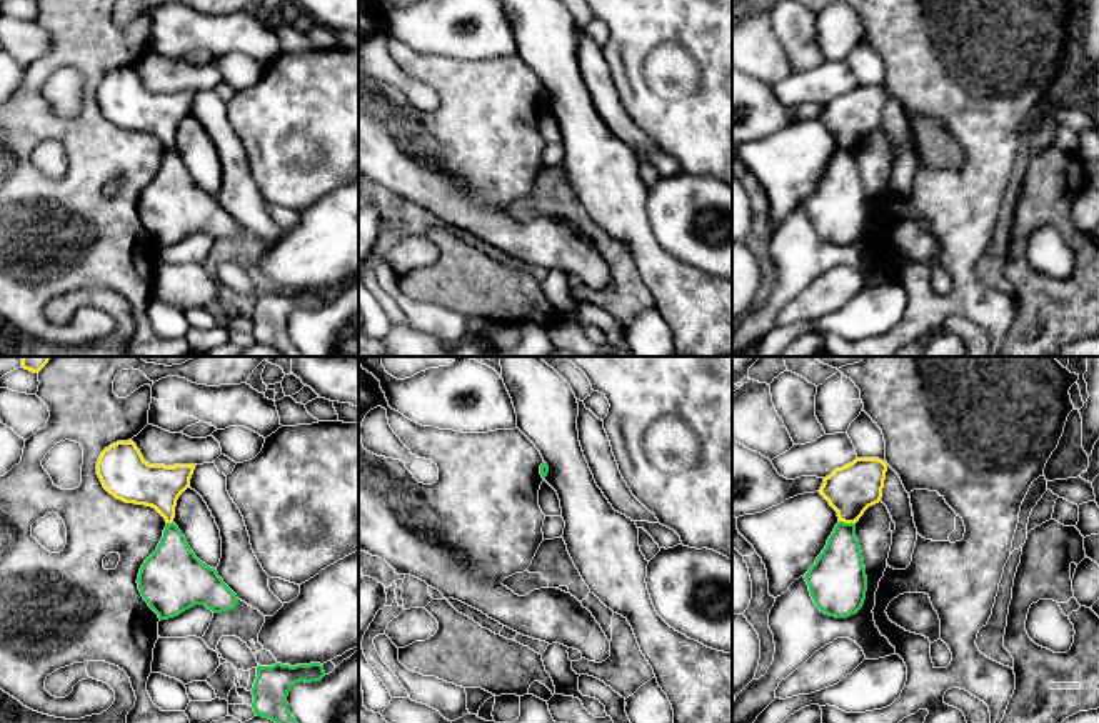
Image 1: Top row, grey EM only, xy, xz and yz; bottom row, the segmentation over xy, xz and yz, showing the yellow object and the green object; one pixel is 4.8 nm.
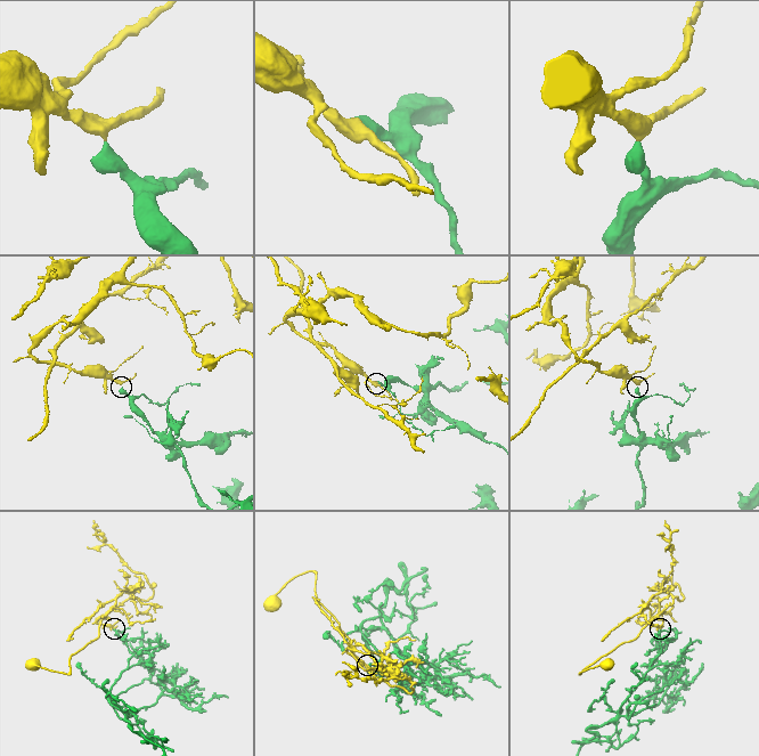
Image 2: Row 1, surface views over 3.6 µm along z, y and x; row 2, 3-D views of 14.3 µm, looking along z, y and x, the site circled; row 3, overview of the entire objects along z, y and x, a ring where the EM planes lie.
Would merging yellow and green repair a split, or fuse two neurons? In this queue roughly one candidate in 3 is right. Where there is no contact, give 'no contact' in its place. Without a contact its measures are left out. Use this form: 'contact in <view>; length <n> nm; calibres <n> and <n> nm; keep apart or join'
contact in yz; length 70 nm; calibres 240 and 240 nm; keep apart

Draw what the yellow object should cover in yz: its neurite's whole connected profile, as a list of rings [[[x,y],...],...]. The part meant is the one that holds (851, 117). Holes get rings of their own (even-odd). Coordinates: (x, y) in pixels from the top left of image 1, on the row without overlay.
[[[856,85],[852,90],[836,95],[826,103],[819,120],[837,138],[839,148],[856,150],[869,133],[881,128],[886,98],[887,92],[879,85]]]

